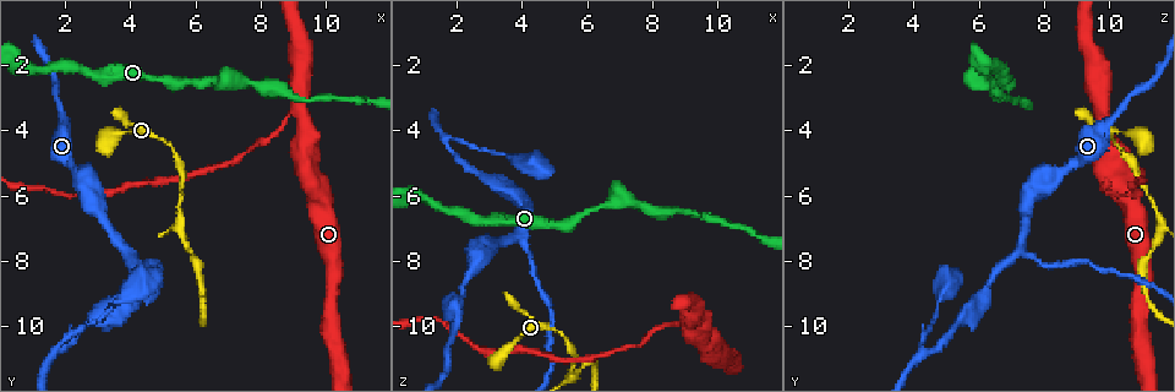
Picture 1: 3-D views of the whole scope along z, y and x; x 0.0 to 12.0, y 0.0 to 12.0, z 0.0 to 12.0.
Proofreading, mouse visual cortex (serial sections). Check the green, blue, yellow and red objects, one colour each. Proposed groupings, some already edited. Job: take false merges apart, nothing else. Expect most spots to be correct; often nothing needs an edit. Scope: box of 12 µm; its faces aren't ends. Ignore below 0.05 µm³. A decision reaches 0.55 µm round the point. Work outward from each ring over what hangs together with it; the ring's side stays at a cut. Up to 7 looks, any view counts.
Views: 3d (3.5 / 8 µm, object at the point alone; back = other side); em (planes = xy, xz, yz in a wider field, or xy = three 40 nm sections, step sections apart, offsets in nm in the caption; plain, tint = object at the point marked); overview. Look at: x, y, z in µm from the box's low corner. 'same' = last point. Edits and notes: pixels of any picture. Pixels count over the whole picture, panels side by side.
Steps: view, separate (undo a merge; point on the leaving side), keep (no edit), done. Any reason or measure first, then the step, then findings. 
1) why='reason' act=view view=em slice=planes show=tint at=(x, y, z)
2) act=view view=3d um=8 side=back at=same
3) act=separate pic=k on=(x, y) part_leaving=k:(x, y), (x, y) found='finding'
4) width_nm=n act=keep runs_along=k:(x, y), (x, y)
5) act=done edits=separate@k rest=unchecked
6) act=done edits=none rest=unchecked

why='a fork' act=view view=3d um=3.5 at=(9.1, 3.5, 9.9)

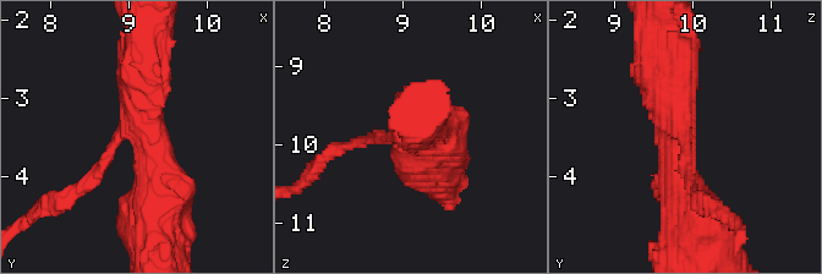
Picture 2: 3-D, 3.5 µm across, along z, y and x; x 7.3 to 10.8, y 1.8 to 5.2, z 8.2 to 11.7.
why='need the tissue' act=view view=em slice=xy step=5 show=tint at=(9.15, 3.40, 9.80)

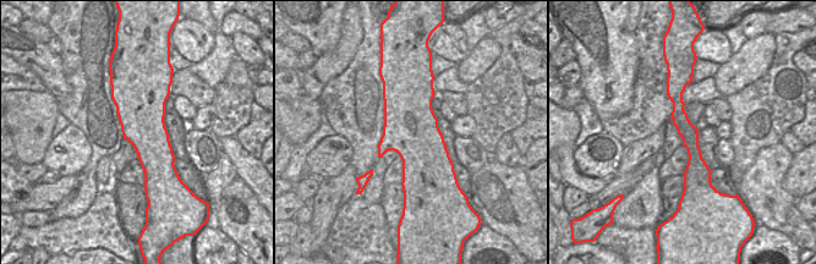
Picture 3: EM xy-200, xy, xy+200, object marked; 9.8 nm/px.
arms=3 arm_widths_nm=150,600,600 act=keep runs_along=3:(679, 88), (691, 186) found='continuous, no second cell'

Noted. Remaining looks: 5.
why='a fork' act=view view=3d um=3.5 at=(3.8, 7.6, 7.3)

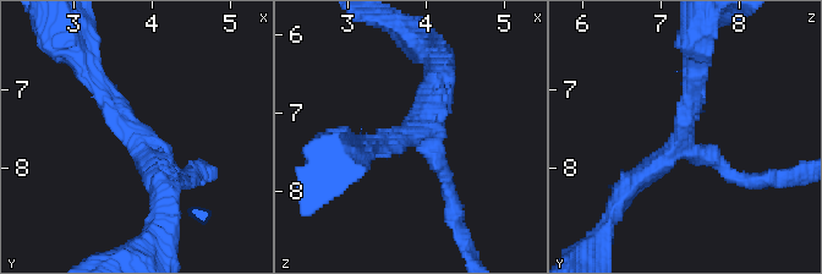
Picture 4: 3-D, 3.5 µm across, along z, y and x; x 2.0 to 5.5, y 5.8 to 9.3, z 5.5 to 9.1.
arms=3 arm_widths_nm=200,250,300 act=view view=em slice=xy step=5 show=tint at=(3.85, 7.65, 7.25)

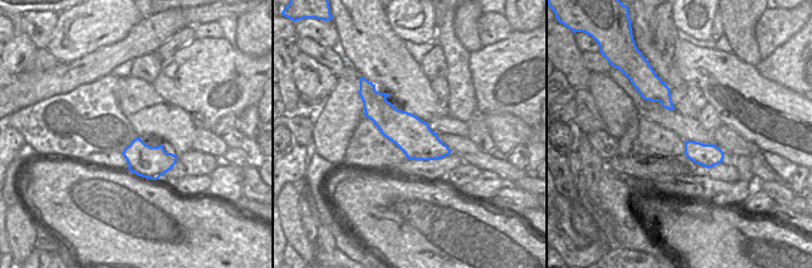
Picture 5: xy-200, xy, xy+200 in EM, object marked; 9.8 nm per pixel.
act=keep runs_along=4:(89, 77), (142, 141), (168, 190) found='one cell here'

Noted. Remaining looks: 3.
why='abrupt turn' act=view view=3d um=3.5 at=(1.6, 10.8, 4.3)

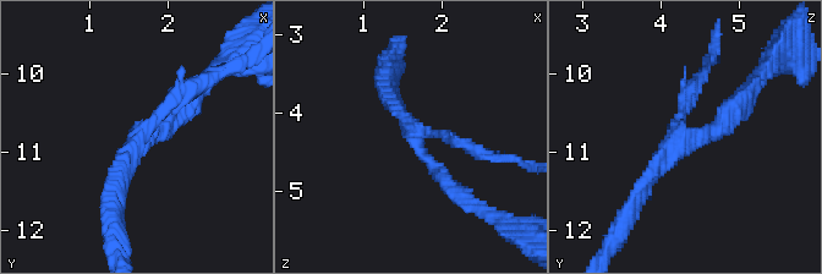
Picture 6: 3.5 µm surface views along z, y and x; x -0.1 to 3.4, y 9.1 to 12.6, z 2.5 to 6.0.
arms=3 arm_widths_nm=200,200,200 act=view view=em slice=xy step=3 show=plain at=(1.65, 10.80, 4.30)

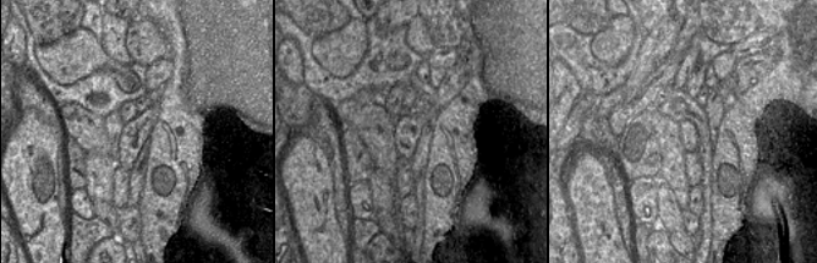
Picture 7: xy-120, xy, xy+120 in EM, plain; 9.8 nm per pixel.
act=view view=em slice=xy step=3 show=tint at=same

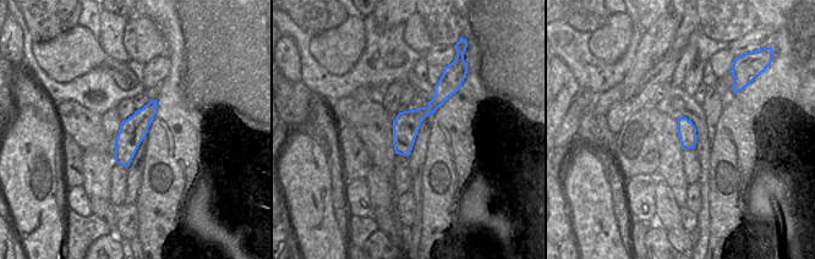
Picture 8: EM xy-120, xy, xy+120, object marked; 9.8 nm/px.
act=keep found='continuous, no second cell'

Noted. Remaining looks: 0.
act=done edits=none rest=unchecked

